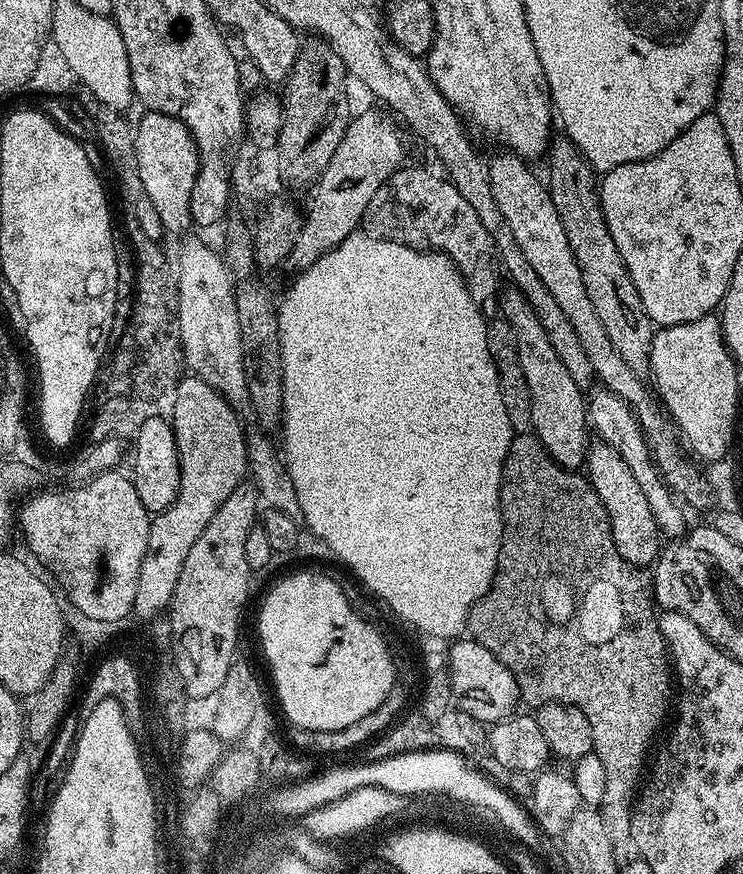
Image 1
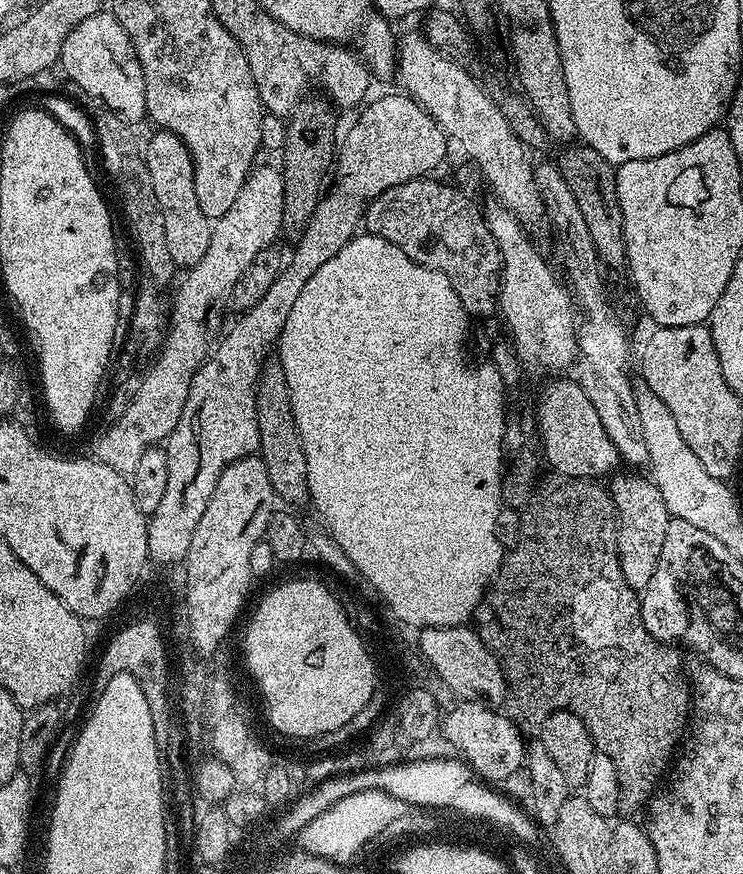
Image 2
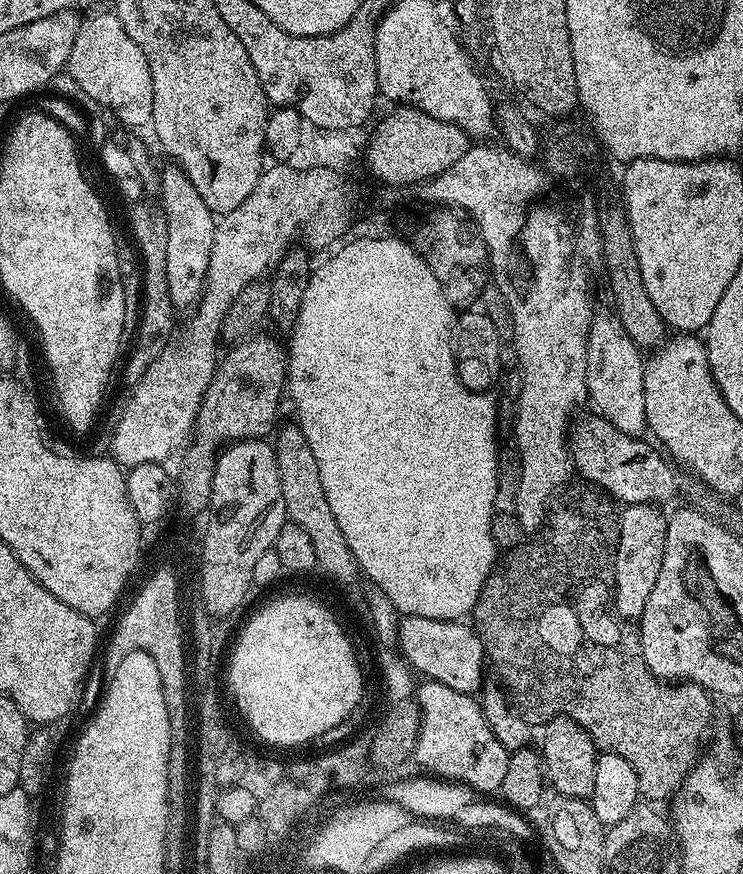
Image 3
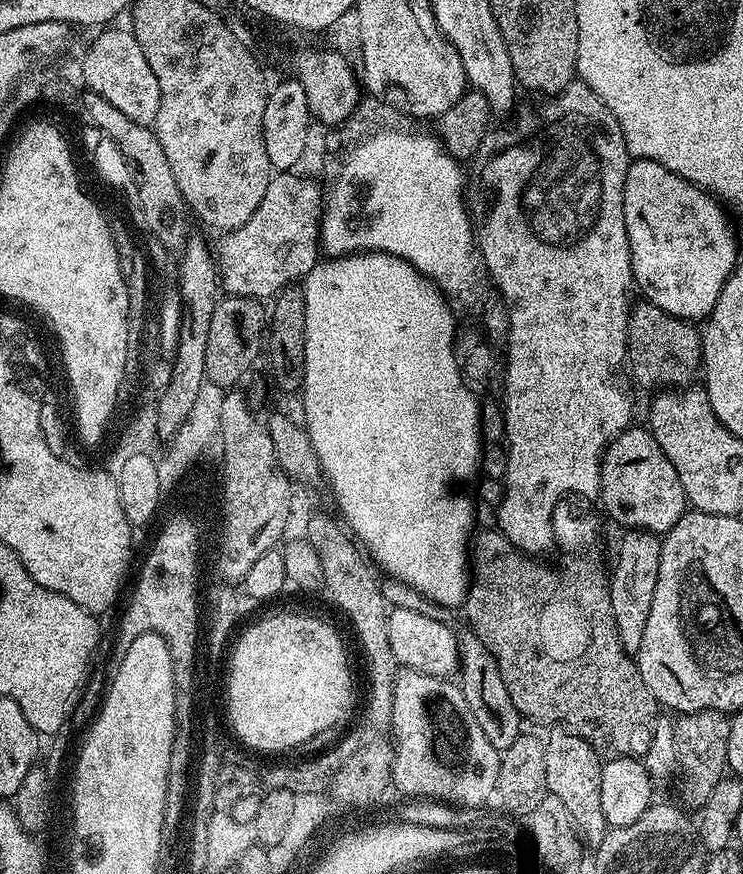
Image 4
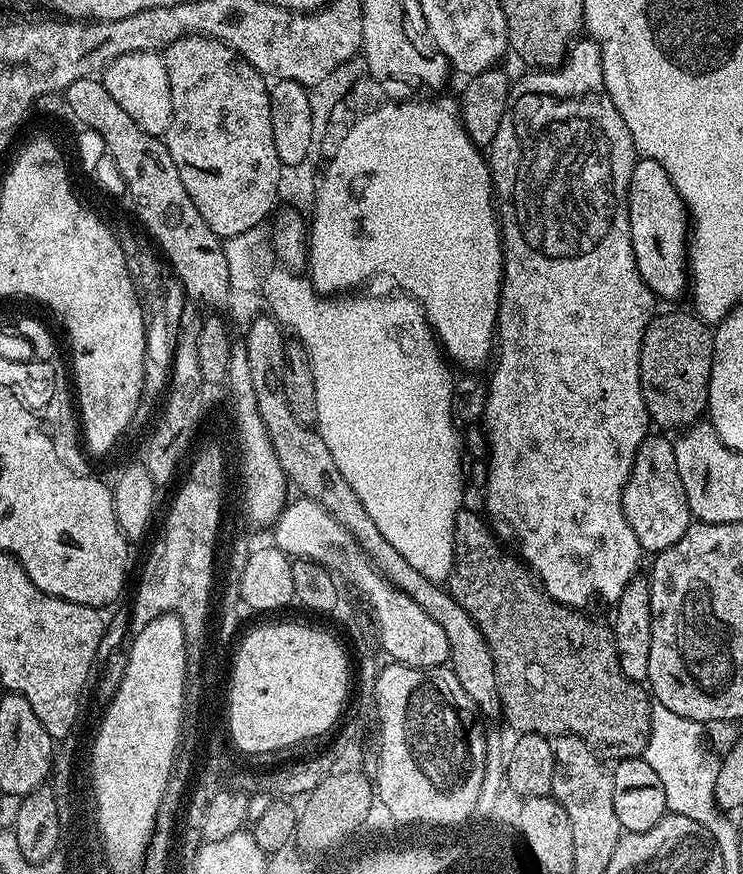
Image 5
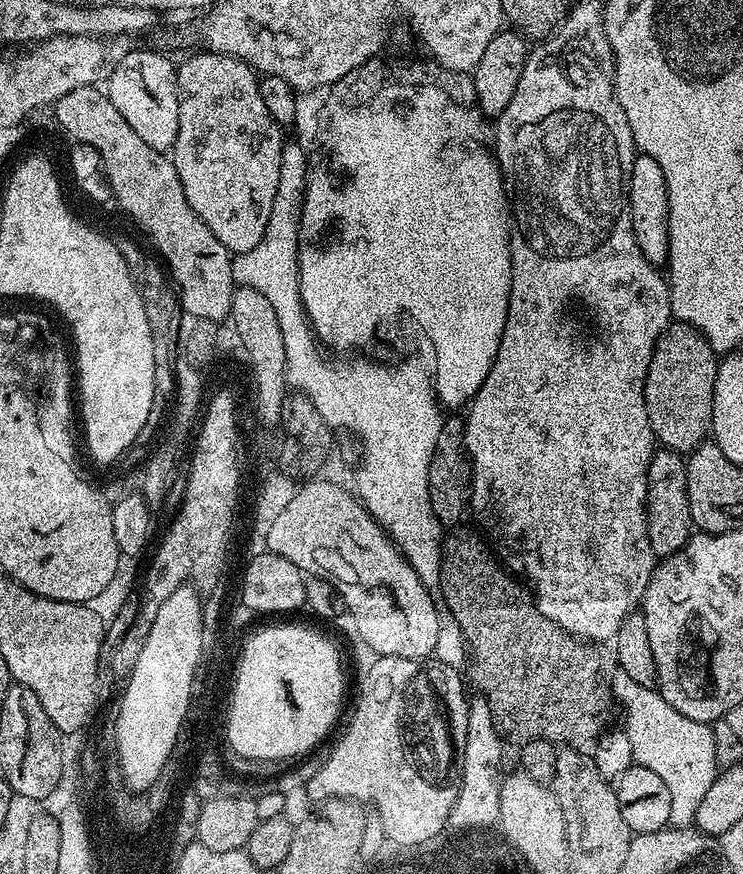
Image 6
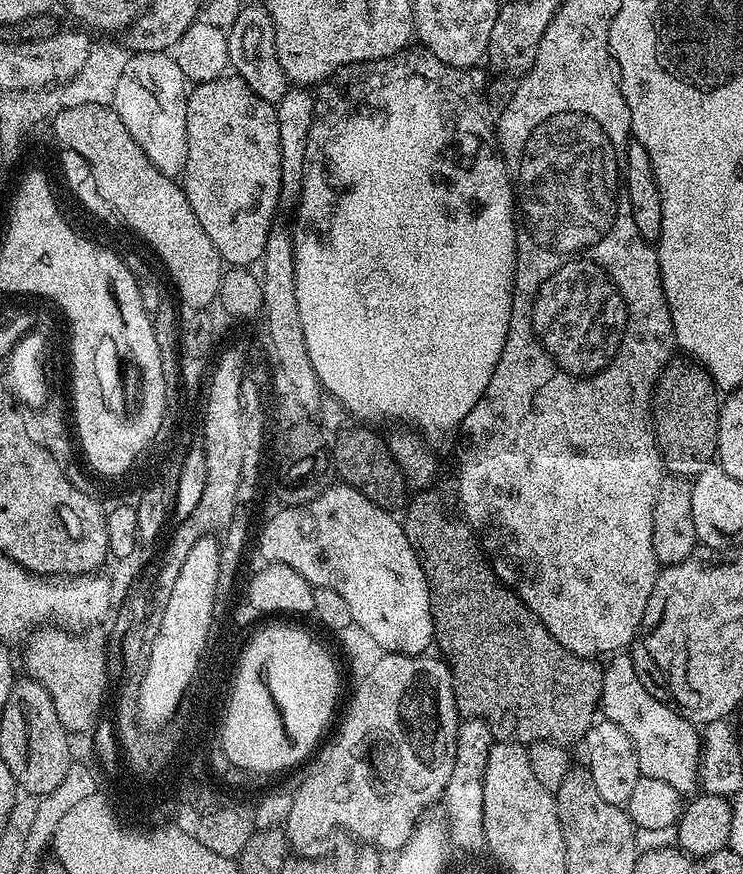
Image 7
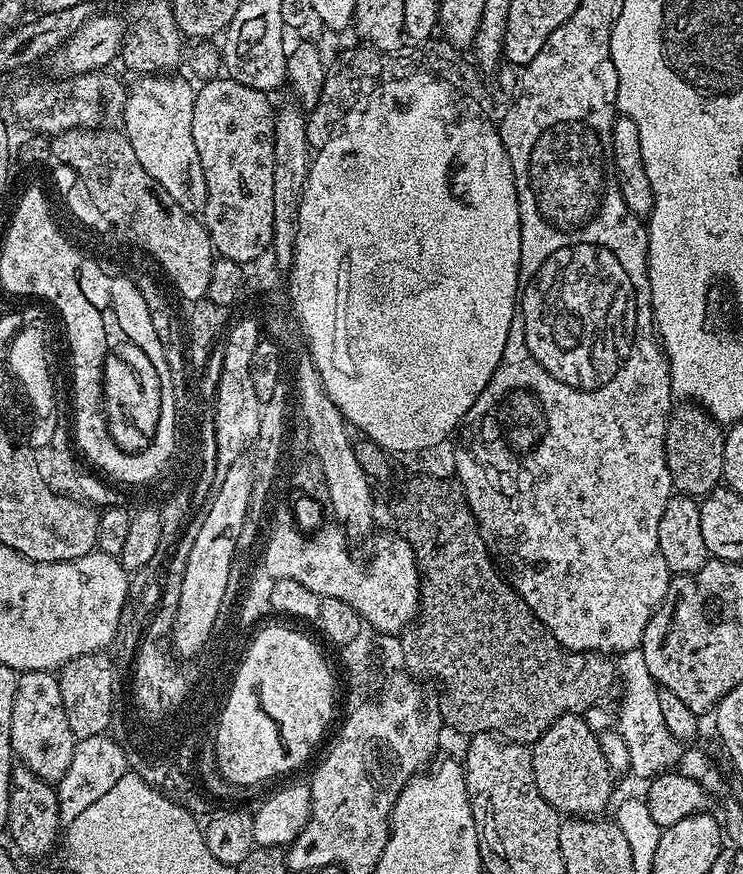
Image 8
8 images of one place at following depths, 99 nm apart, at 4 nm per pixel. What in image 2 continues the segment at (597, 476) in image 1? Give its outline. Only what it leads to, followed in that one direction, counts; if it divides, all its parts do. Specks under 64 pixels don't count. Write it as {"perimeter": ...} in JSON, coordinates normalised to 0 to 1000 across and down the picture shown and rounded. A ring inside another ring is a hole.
{"perimeter":[[[825,543],[821,549],[821,562],[832,596],[832,638],[837,648],[837,661],[843,661],[851,674],[865,675],[875,670],[875,661],[880,661],[886,634],[891,634],[891,620],[896,620],[896,602],[902,589],[886,556],[879,554],[871,543],[834,543]]]}

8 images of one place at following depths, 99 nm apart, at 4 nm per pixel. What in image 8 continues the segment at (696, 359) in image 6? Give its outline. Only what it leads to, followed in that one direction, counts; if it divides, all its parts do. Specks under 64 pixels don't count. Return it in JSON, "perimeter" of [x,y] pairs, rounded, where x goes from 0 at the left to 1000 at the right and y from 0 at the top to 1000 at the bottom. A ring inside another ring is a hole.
{"perimeter":[[[923,462],[915,466],[900,476],[894,507],[898,537],[902,538],[906,559],[914,566],[946,570],[970,557],[974,548],[976,491],[941,465]]]}

